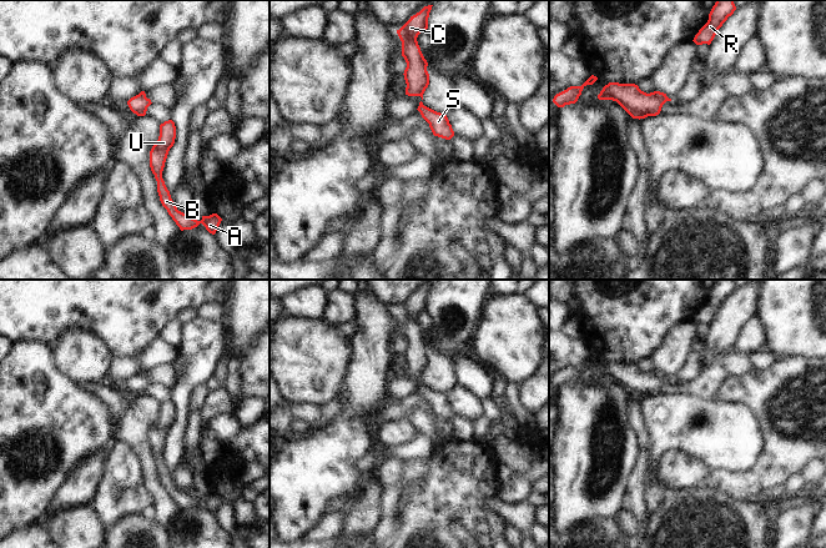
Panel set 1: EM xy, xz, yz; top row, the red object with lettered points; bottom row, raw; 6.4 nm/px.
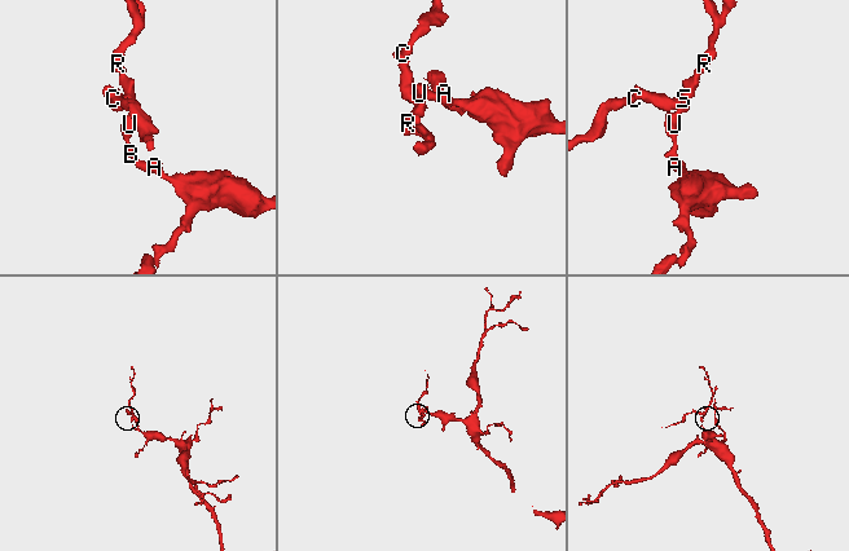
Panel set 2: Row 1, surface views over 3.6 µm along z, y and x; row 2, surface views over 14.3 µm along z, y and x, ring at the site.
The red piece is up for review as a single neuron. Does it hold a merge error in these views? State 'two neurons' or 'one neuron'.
two neurons

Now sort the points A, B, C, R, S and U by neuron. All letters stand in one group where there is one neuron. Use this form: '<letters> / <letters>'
A B R S U / C

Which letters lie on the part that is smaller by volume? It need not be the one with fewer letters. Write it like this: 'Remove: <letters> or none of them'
Remove: C

